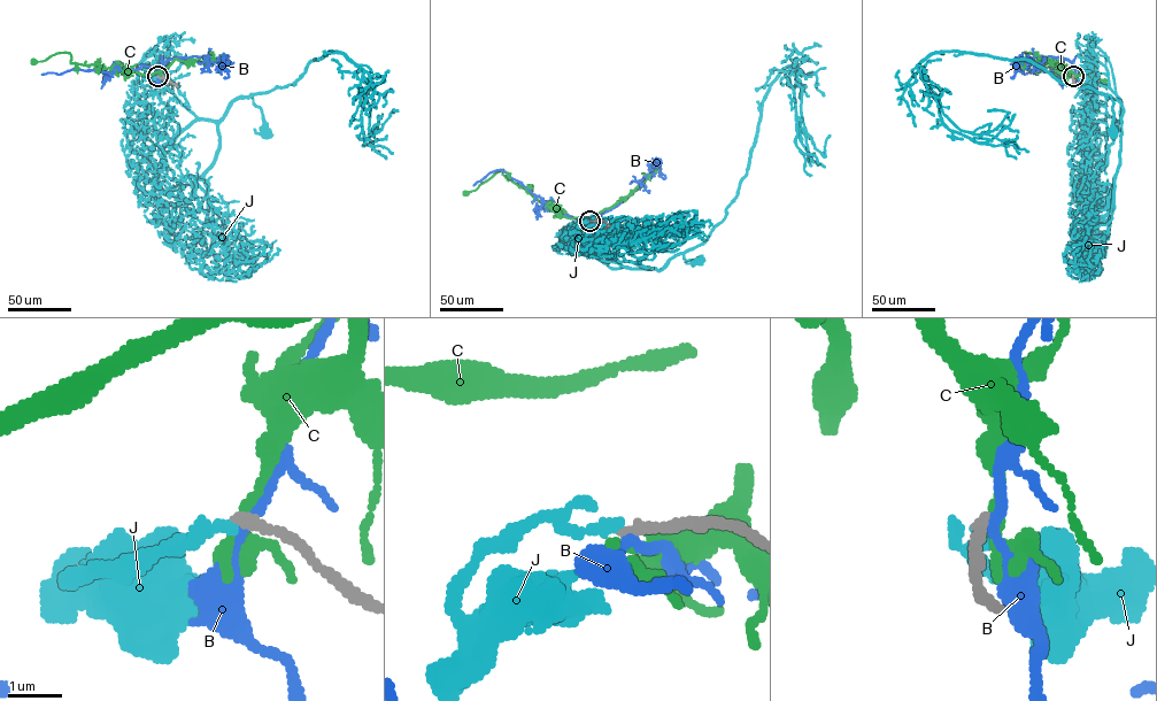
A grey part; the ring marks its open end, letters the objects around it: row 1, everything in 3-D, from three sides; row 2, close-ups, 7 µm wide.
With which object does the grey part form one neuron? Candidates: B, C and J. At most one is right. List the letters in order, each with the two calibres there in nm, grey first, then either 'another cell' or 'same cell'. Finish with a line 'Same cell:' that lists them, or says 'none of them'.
B: 200/180 nm | another cell
C: 200/160 nm | another cell
J: 200/260 nm | same cell
Same cell: J

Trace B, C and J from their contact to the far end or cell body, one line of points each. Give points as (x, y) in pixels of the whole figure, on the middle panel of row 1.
B: (589, 221), (554, 210), (501, 170), (490, 172), (473, 185)
C: (589, 221), (593, 216), (560, 216), (502, 174), (503, 169), (463, 194)
J: (589, 221), (585, 225), (584, 252), (609, 267), (660, 270), (681, 253), (685, 261), (699, 260)

